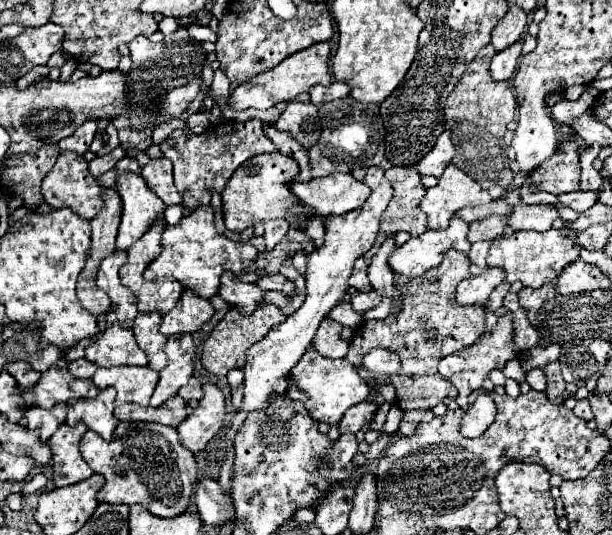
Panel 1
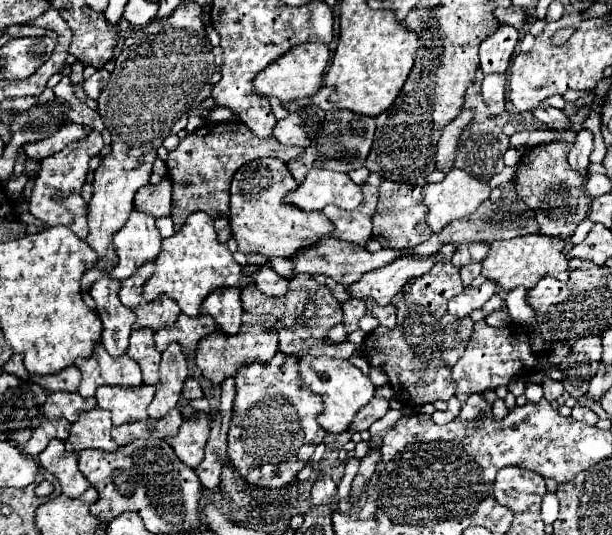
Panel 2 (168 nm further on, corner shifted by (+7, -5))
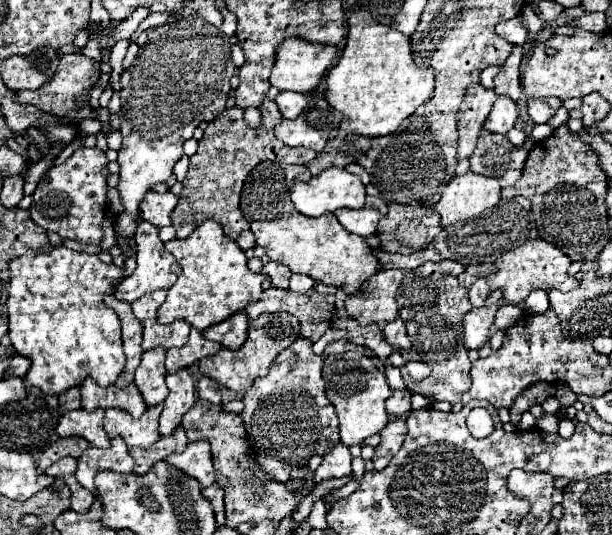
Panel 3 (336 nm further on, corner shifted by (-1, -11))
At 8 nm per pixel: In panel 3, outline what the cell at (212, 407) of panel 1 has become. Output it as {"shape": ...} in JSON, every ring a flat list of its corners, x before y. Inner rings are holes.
{"shape":[[201,440,201,442,191,442,183,454,177,456,169,456,167,460,171,466,175,466,177,470,185,472,187,476,193,476,201,488,207,488,215,482,215,472,213,472,213,464,211,464,211,456,209,456,209,446]]}

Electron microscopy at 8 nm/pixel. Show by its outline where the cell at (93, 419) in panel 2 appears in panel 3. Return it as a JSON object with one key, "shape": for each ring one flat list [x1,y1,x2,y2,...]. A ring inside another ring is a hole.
{"shape":[[117,436,117,440,111,440,111,448,107,448,107,450,93,448,93,446,89,446,85,450,85,456,81,456,79,468,75,472,77,482,95,494,97,488,93,486,93,478,101,470,111,470,111,472,119,472,119,474,133,472,133,458,129,456,127,444,119,436]]}

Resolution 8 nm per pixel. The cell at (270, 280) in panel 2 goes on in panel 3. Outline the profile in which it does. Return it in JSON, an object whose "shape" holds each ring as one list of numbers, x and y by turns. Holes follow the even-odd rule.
{"shape":[[269,262,263,266,263,274,267,274,273,282,275,288,283,288,287,290,289,288,289,278,291,278,291,270,283,264,277,264,277,262]]}

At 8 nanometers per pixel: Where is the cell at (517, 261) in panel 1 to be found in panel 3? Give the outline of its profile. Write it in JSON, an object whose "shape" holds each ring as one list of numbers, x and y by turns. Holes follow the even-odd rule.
{"shape":[[533,240,533,242,527,242,519,248,505,252,495,262,497,272,487,278,489,290,493,292,499,288,503,292,503,300,509,304,521,304,529,296,529,292,533,292,537,288,543,288,543,290,557,288,561,292,569,292,569,290,579,286,579,282,567,274,569,264,571,264,571,260,557,246,553,246,545,240]]}

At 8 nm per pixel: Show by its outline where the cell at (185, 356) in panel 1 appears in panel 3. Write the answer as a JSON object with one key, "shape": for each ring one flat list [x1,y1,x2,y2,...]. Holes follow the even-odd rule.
{"shape":[[187,368,169,374,167,388,169,388,169,396,163,402,163,414,159,418,161,436,173,434,173,430,181,424,185,412,195,404,195,384]]}

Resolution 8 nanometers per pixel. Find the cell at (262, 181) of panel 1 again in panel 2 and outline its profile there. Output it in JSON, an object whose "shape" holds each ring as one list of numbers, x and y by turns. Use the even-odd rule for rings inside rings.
{"shape":[[259,158,241,166,231,180,231,210,229,226,231,236,237,240,239,252,259,252,263,256,291,258,297,250,327,236,333,226,323,212,303,212,297,206,287,204,283,198,295,188,295,180,289,174,285,162,277,158]]}

